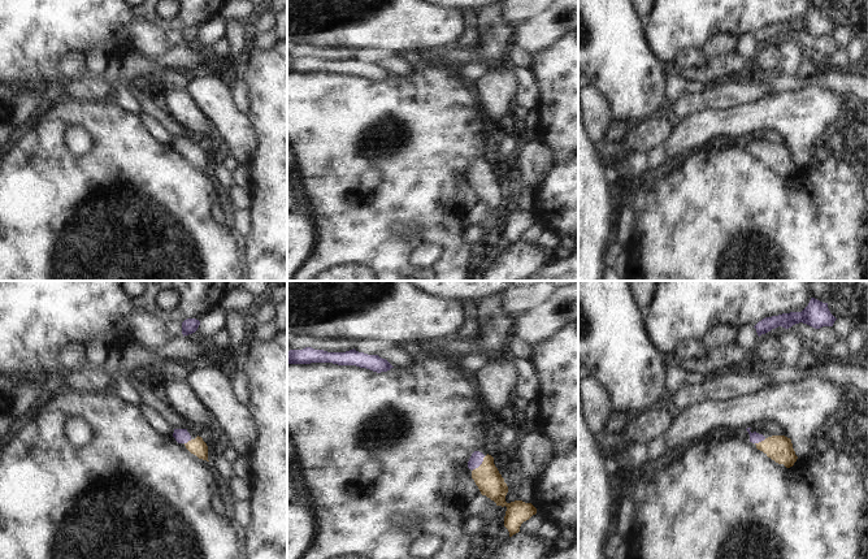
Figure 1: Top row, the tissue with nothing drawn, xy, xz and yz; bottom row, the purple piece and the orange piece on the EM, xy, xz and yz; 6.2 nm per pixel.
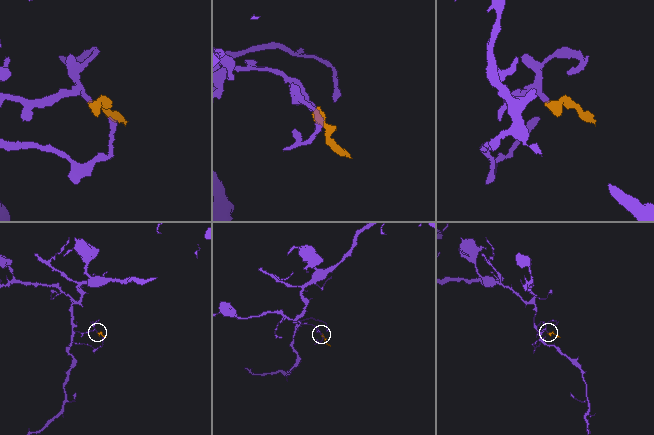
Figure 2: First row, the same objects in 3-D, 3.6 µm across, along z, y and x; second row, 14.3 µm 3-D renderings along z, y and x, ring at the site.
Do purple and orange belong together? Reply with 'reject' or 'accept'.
accept

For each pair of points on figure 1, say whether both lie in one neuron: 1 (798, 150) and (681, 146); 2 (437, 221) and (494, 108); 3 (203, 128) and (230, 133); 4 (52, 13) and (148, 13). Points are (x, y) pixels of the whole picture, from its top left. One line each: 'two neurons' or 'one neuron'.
1: one neuron
2: two neurons
3: two neurons
4: one neuron

